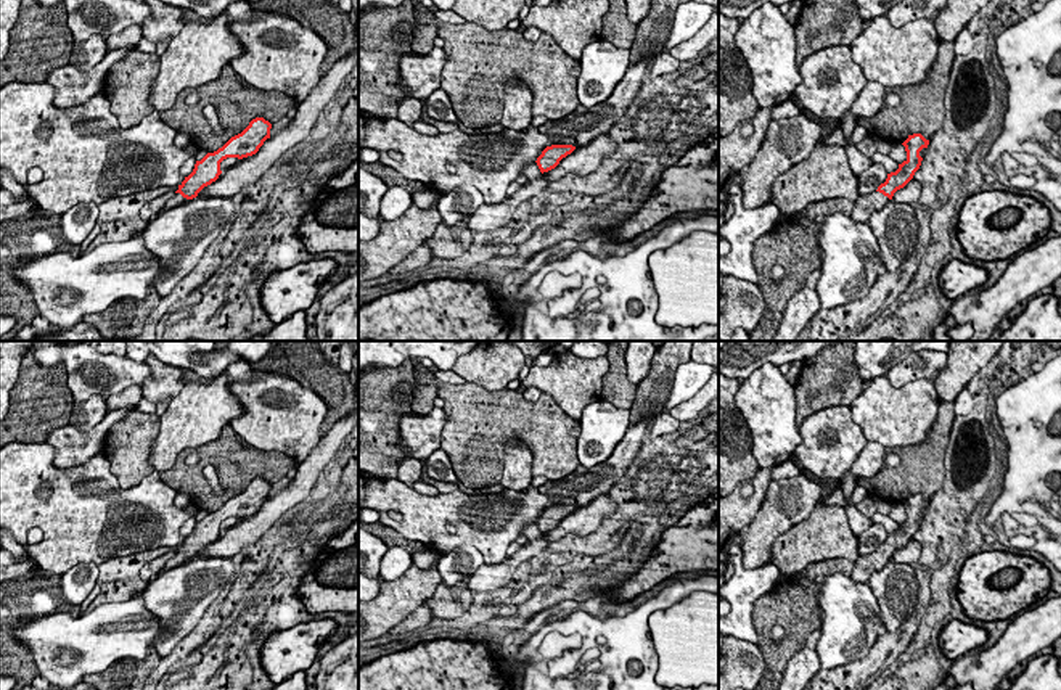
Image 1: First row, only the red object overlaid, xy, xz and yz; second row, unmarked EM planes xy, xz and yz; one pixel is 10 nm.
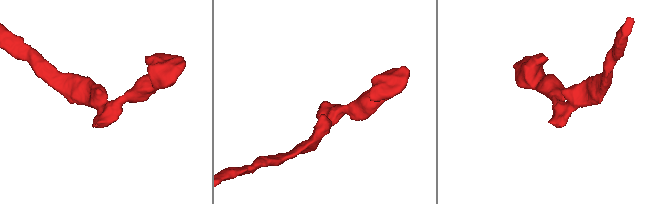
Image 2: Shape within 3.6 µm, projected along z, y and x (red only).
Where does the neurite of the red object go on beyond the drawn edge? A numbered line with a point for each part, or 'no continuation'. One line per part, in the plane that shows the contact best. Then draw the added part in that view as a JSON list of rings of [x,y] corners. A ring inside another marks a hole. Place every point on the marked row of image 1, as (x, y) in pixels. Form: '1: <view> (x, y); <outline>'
1: yz (865, 205); [[[873,191],[868,195],[860,195],[858,199],[854,203],[852,219],[855,222],[868,224],[870,216],[875,211],[881,211],[887,204],[889,198],[879,191]]]

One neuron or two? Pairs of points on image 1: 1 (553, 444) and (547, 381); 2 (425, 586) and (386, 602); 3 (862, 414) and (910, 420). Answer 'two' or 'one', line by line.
1: two
2: one
3: one

